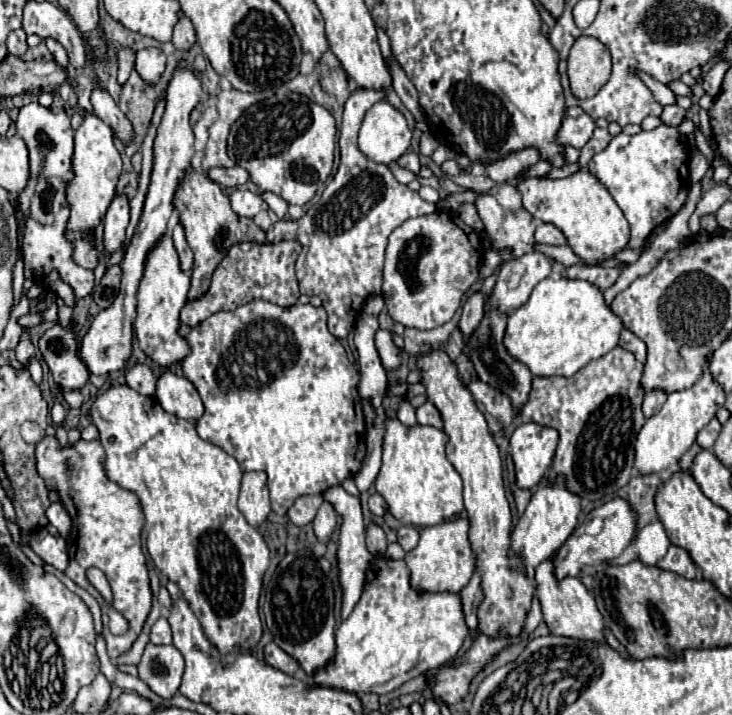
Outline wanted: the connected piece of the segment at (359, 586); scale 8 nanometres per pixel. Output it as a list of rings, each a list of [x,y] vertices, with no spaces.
[[[333,486],[323,492],[323,498],[333,504],[335,512],[343,518],[343,524],[339,528],[339,540],[337,540],[337,564],[339,564],[339,582],[341,582],[341,592],[343,592],[343,604],[341,604],[341,618],[349,618],[351,610],[359,602],[359,596],[363,592],[365,584],[365,572],[371,562],[371,552],[367,550],[365,544],[365,522],[363,522],[363,512],[361,512],[361,498],[347,494],[341,486]]]

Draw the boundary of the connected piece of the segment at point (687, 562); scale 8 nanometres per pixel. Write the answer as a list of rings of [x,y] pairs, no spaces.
[[[671,546],[669,552],[665,554],[665,558],[659,560],[657,568],[675,572],[675,574],[679,574],[683,578],[689,578],[689,580],[697,578],[697,566],[689,558],[689,554],[683,548],[679,548],[679,546]]]

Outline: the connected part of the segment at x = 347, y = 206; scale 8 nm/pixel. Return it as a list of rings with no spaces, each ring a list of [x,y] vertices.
[[[359,88],[345,102],[339,146],[341,162],[333,180],[327,184],[321,200],[313,204],[303,218],[295,222],[279,220],[267,230],[267,242],[297,240],[303,244],[301,258],[295,264],[301,294],[319,296],[329,316],[329,332],[335,338],[347,338],[353,330],[355,318],[361,314],[363,304],[369,296],[381,294],[381,274],[385,260],[385,246],[389,234],[409,218],[421,214],[433,214],[437,208],[395,180],[389,166],[369,162],[357,148],[357,132],[365,112],[379,100],[383,92]]]

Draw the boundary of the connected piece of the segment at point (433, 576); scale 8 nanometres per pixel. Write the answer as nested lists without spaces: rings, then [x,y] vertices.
[[[457,518],[451,522],[423,528],[417,548],[405,554],[405,562],[411,570],[411,584],[415,588],[427,592],[461,592],[475,568],[475,554],[469,542],[469,520]]]

